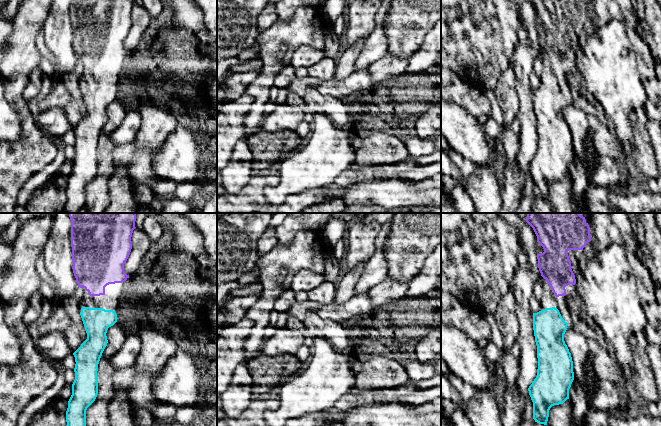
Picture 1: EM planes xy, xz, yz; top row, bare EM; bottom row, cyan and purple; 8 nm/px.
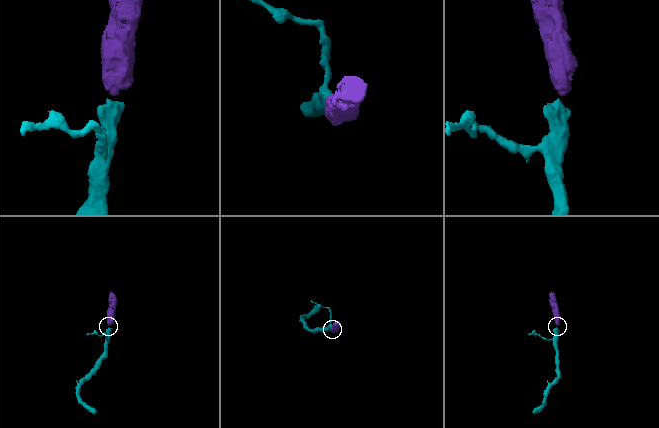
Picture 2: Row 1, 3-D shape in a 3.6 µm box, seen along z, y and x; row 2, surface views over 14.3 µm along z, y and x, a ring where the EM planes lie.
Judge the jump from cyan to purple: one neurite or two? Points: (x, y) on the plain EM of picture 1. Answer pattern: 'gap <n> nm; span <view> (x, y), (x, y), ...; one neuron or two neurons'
gap 90 nm; span yz (554, 83), (556, 72); one neuron

